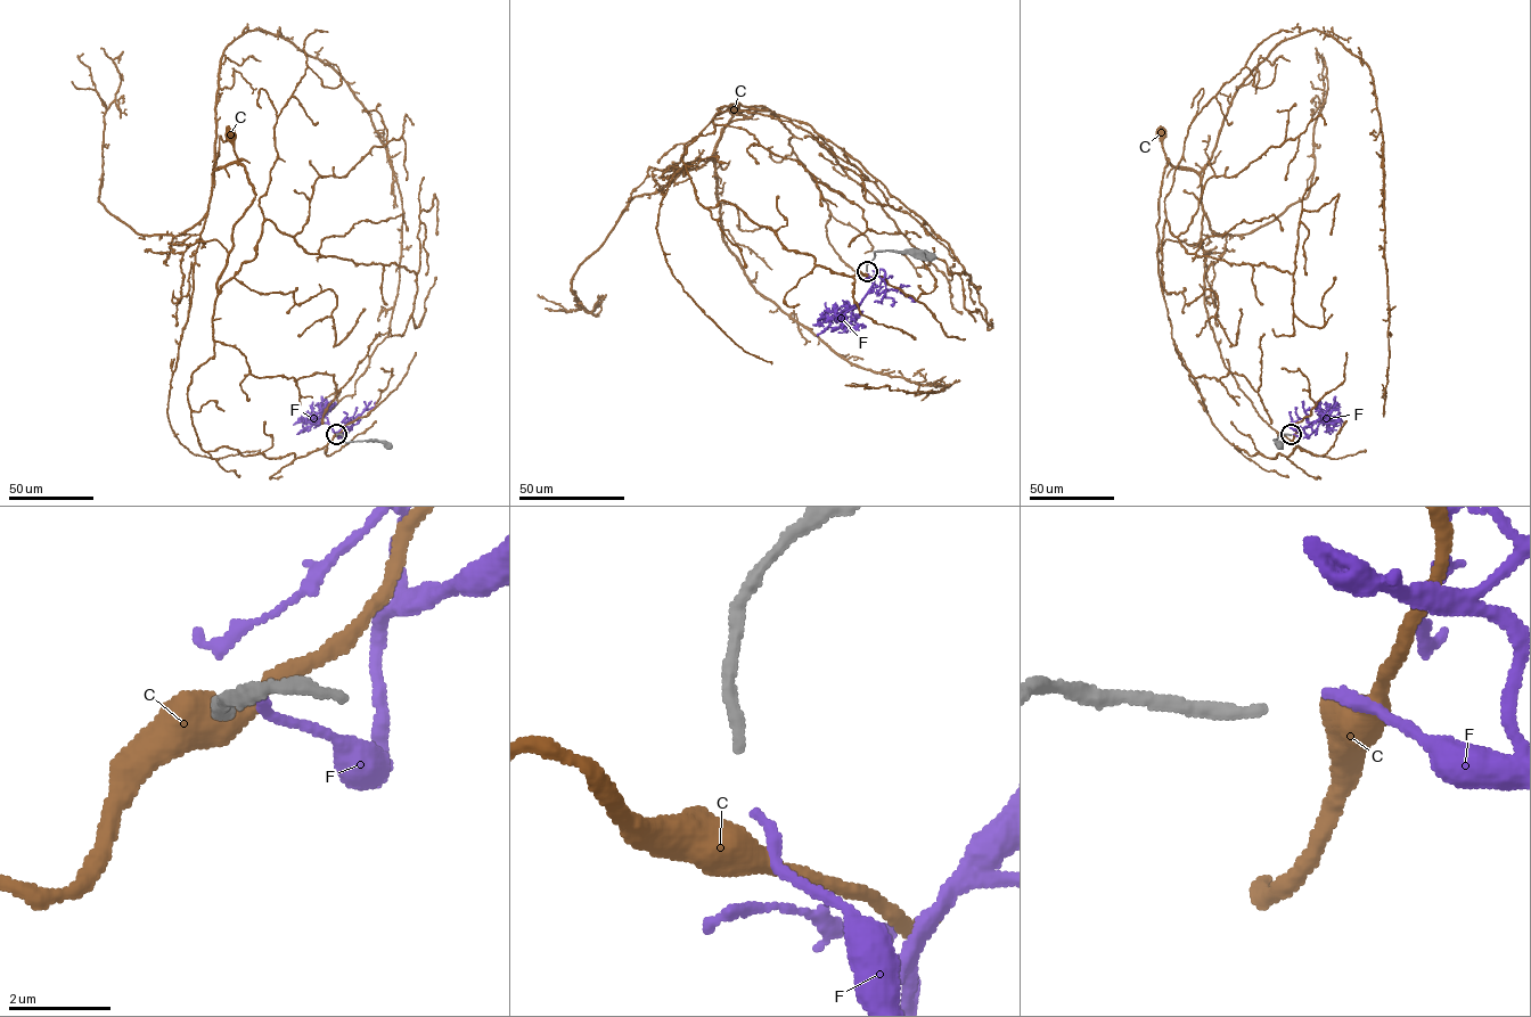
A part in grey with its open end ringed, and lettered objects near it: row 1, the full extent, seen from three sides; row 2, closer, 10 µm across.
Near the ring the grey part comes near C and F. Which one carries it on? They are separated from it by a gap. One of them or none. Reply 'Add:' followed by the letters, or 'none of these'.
Add: F

